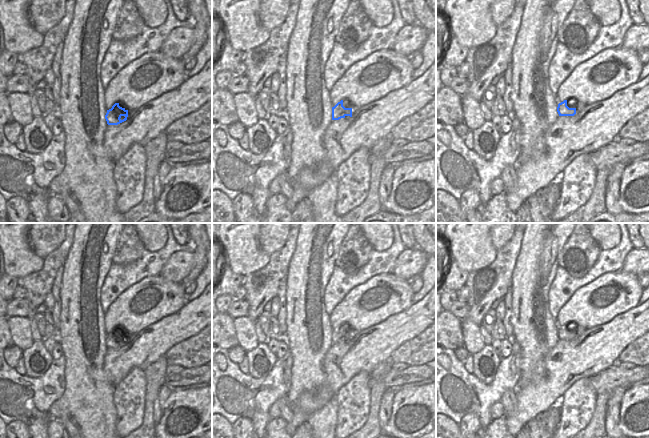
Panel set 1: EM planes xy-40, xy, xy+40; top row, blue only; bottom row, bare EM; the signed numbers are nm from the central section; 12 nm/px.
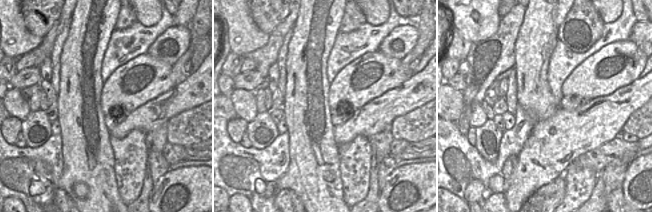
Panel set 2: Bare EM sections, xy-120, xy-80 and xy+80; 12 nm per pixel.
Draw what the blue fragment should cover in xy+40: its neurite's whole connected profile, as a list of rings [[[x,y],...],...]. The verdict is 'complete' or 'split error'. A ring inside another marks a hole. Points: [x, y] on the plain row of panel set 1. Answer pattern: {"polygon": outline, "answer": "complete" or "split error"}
{"polygon": [[[568,322],[558,328],[557,336],[559,340],[574,340],[580,337],[586,329],[582,326],[577,325],[574,322]]], "answer": "split error"}

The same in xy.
{"polygon": [[[341,324],[332,331],[332,344],[339,344],[346,340],[352,341],[358,334],[359,332],[352,329],[348,324]]], "answer": "split error"}

